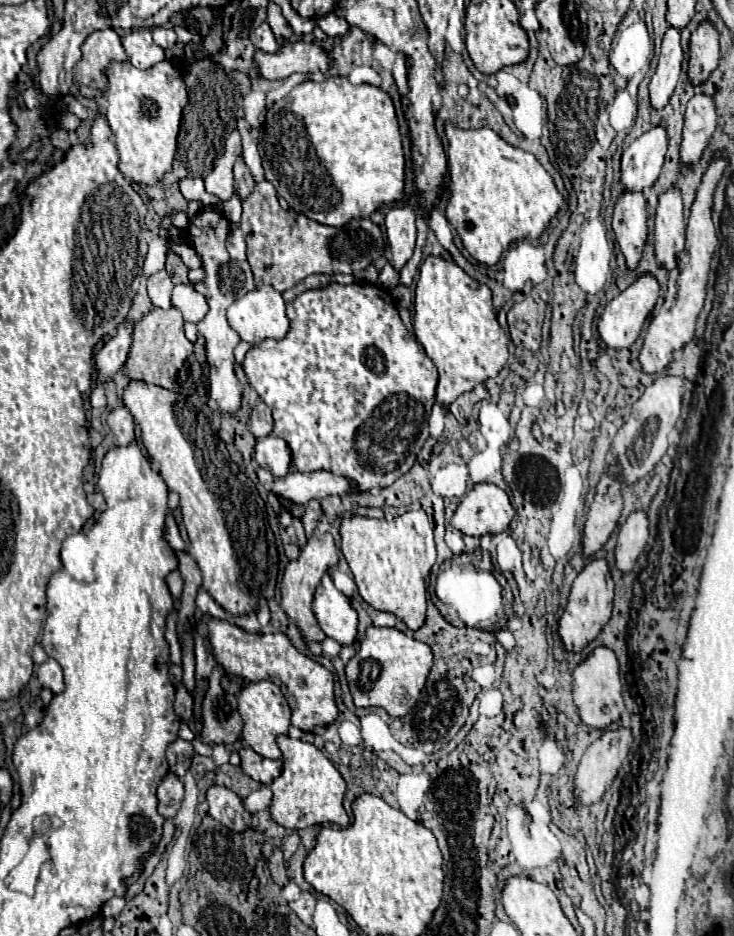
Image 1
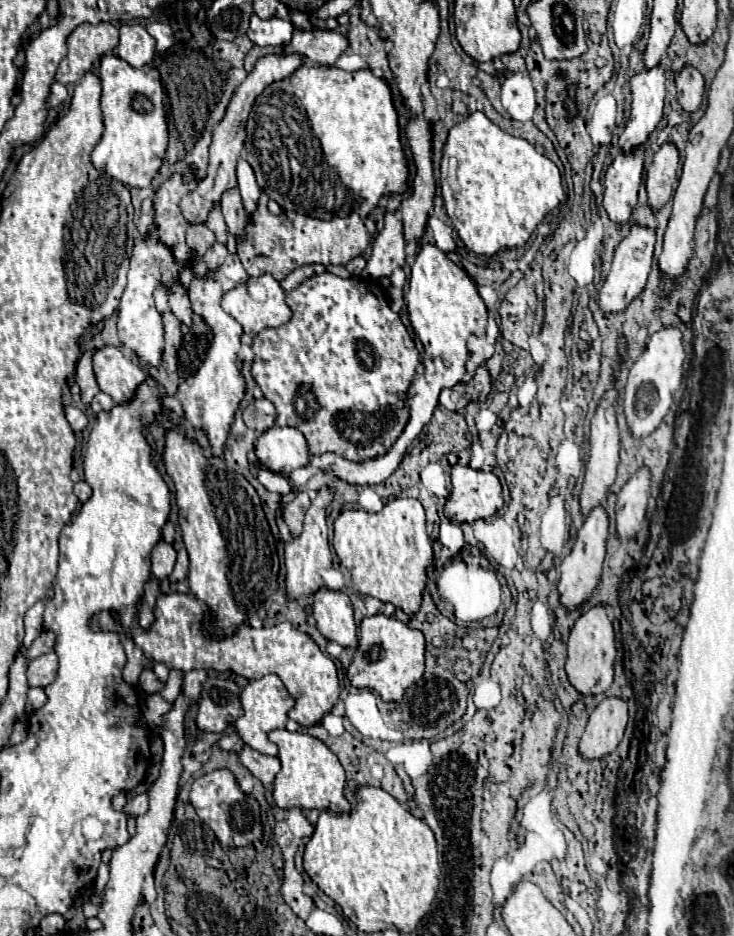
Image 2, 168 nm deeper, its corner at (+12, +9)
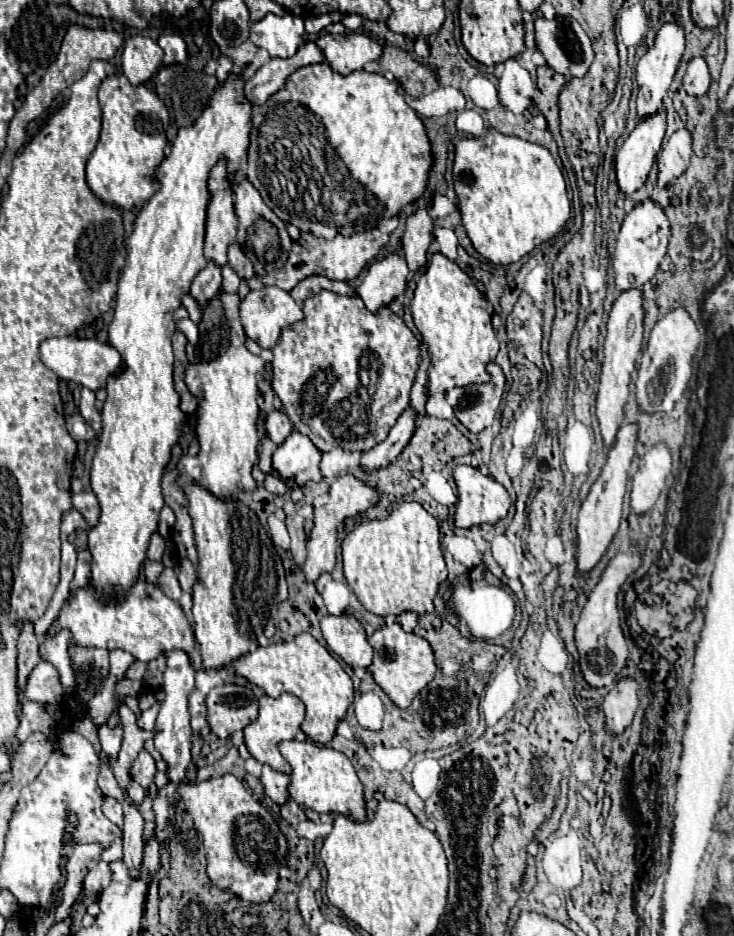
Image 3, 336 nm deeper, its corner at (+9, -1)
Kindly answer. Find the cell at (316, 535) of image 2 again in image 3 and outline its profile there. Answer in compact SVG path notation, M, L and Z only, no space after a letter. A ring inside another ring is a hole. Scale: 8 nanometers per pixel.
M342 475L338 477L328 491L328 501L324 507L314 509L314 527L310 531L310 539L306 543L308 557L302 563L302 573L308 583L316 583L322 573L332 573L336 565L336 545L338 545L338 525L356 513L364 513L368 507L372 507L378 501L378 491L364 485L352 475Z

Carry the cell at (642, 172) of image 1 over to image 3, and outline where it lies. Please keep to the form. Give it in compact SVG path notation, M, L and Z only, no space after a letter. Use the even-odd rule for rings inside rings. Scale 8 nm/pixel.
M662 23L662 29L656 35L656 43L648 53L638 61L636 65L636 83L638 83L638 95L636 95L636 109L638 119L646 119L648 115L654 115L664 105L664 97L668 95L670 83L674 79L674 73L678 69L678 63L684 53L684 29L674 23Z

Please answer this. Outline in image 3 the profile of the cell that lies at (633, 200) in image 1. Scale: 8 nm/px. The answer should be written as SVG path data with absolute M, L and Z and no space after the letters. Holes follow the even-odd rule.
M660 111L636 125L616 155L616 181L624 195L638 191L654 165L666 131L666 113Z

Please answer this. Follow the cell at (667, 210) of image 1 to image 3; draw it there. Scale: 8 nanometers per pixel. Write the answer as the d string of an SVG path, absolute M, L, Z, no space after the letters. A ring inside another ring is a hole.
M678 129L658 157L658 187L670 187L690 165L692 139L686 129Z

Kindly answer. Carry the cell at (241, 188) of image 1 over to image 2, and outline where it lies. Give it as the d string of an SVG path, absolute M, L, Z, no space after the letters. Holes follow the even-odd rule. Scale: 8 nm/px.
M229 189L229 193L225 193L225 197L221 199L221 211L227 223L227 231L235 237L235 239L243 239L245 237L245 225L247 225L247 217L241 205L241 197L235 189Z

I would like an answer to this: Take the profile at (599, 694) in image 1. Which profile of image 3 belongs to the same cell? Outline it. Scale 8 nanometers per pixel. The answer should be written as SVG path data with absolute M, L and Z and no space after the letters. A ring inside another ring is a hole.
M630 545L610 561L602 579L592 589L588 603L584 605L584 611L580 615L580 621L576 623L576 647L578 647L578 655L580 655L580 671L586 679L586 683L594 689L612 687L612 683L616 683L620 669L626 663L628 647L626 647L626 641L624 641L624 635L620 629L616 595L618 595L622 583L626 581L626 577L642 563L640 551L642 551L642 545Z

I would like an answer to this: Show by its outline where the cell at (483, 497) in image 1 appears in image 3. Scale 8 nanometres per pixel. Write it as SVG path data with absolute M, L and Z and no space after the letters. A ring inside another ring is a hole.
M456 465L454 481L458 487L458 505L456 505L456 513L454 513L456 527L470 529L472 525L482 525L482 523L494 525L496 521L506 517L506 513L512 505L512 499L510 499L508 491L494 477L482 475L478 469L474 469L470 465Z

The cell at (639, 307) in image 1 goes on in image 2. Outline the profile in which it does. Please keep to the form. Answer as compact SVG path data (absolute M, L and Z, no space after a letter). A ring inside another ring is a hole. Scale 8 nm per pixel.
M633 223L629 235L615 247L611 271L599 291L597 301L603 311L607 311L607 313L623 311L629 305L629 301L633 301L643 291L651 263L653 263L653 247L655 247L655 229L641 225L641 223Z

